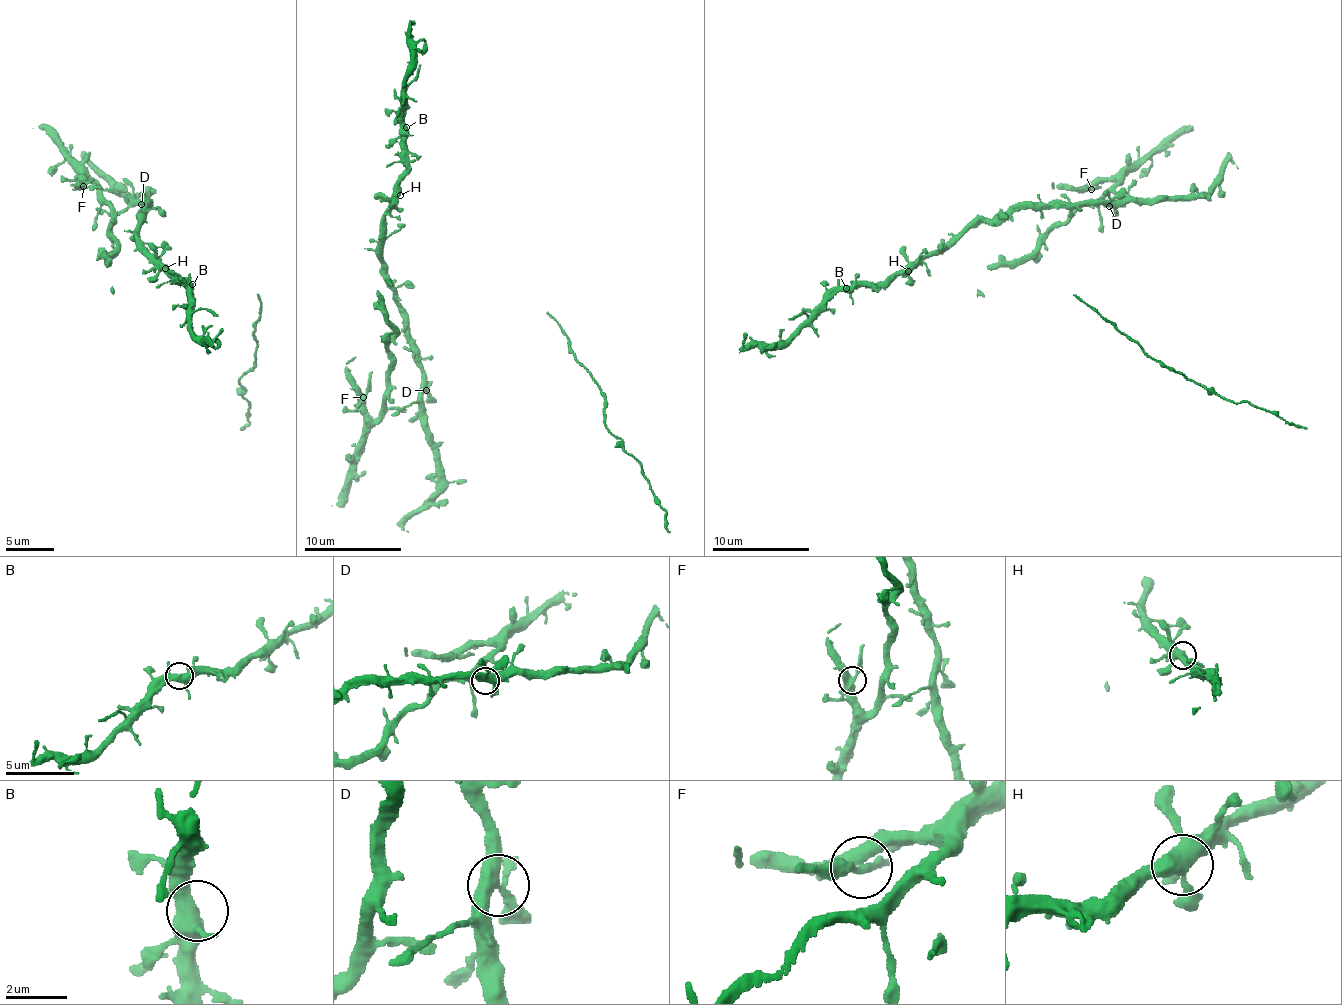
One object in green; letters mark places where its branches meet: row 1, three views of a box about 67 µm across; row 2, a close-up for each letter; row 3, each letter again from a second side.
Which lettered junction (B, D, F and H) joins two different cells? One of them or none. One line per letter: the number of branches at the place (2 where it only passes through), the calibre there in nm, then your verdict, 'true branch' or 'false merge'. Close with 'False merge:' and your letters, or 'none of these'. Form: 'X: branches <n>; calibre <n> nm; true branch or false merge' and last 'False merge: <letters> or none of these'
B: branches 4; calibre 400 nm; true branch
D: branches 4; calibre 400 nm; true branch
F: branches 4; calibre 400 nm; false merge
H: branches 4; calibre 400 nm; true branch
False merge: F

